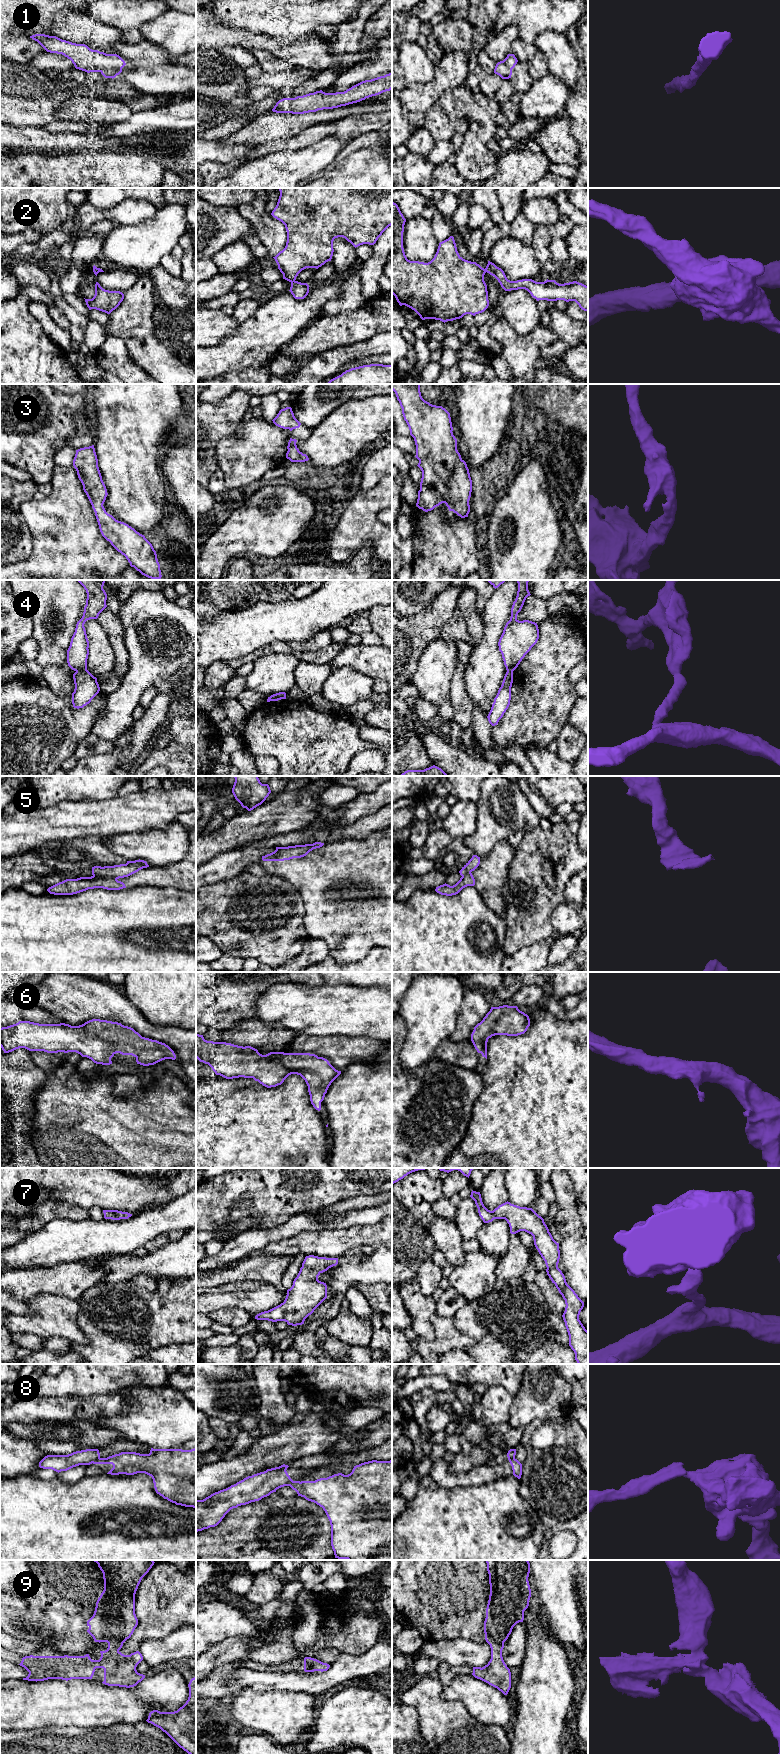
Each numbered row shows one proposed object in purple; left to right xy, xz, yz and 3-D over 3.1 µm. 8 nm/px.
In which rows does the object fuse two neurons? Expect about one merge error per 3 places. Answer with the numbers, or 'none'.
2, 4, 5, 8

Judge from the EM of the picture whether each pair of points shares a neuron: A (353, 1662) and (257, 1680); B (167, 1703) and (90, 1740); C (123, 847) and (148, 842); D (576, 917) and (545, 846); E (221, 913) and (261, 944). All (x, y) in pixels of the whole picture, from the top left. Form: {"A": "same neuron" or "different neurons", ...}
{"A": "same neuron", "B": "different neurons", "C": "same neuron", "D": "different neurons", "E": "same neuron"}

